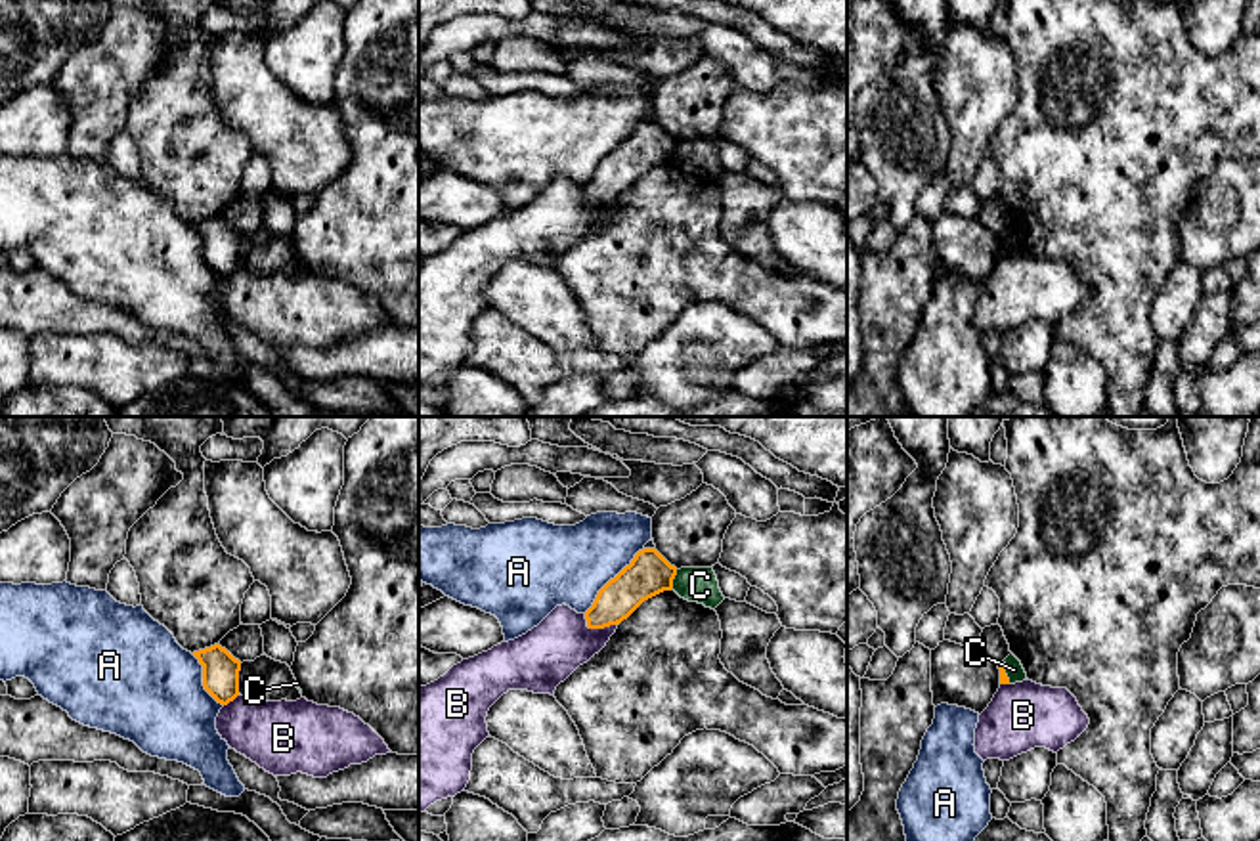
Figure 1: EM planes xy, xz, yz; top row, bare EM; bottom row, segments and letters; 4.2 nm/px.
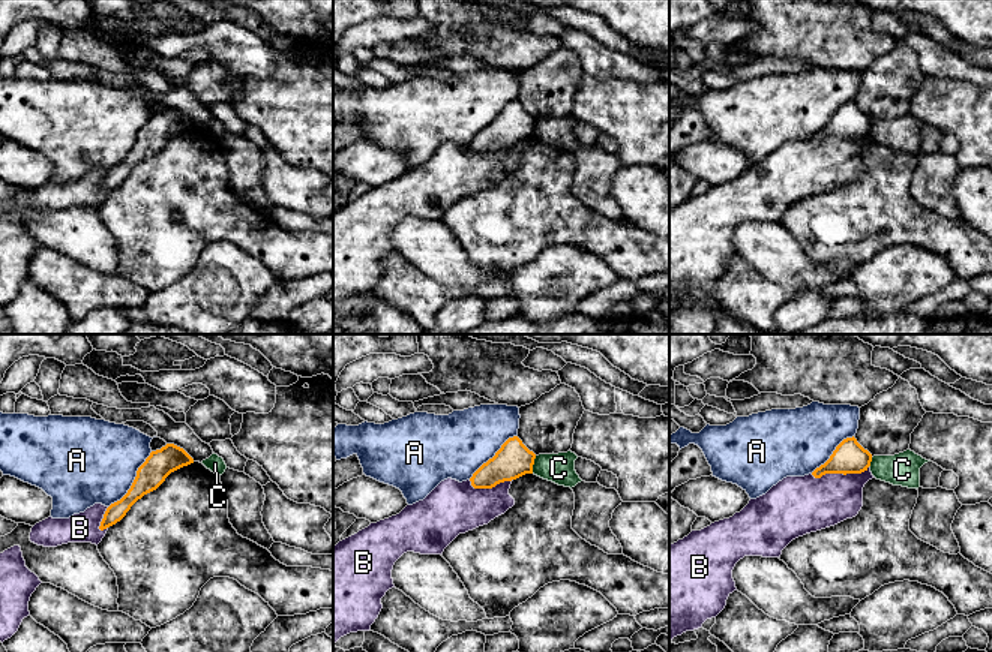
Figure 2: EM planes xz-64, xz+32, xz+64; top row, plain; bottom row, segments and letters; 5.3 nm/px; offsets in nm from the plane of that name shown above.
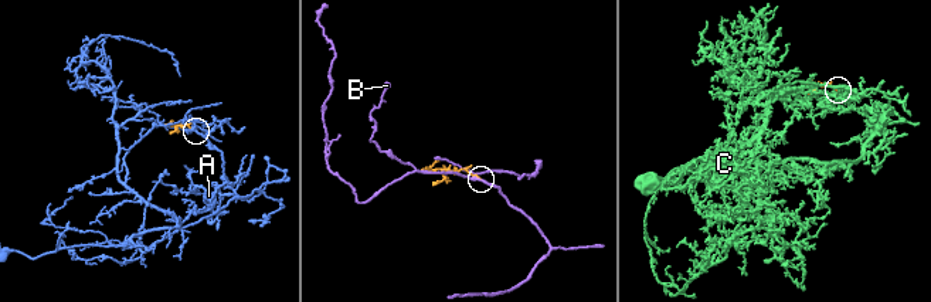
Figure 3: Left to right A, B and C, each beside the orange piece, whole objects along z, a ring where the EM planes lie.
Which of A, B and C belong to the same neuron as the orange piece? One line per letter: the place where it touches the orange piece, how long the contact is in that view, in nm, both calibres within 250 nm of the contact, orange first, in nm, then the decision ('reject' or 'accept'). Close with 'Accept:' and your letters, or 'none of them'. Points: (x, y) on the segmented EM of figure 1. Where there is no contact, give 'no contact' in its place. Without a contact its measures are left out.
A: xz (610, 580) | 380 nm | 190/340 nm | reject
B: xz (597, 627) | 160 nm | 170/260 nm | reject
C: xz (673, 578) | 80 nm | 190/150 nm | reject
Accept: none of them

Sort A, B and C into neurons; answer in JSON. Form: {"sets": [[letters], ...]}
{"sets": [["A"], ["B"], ["C"]]}

